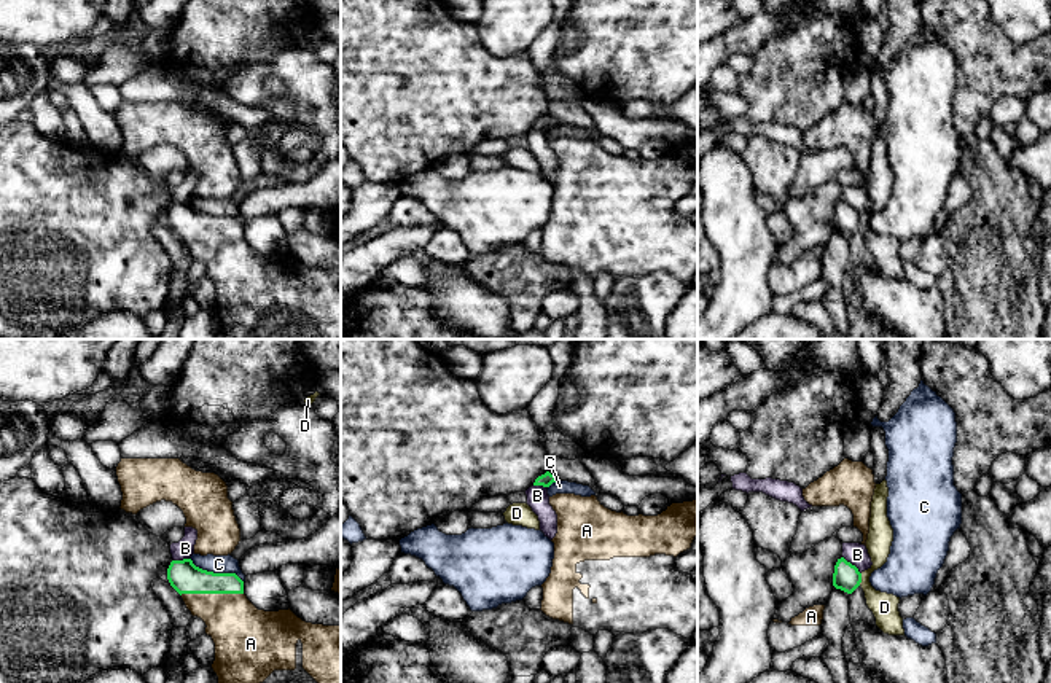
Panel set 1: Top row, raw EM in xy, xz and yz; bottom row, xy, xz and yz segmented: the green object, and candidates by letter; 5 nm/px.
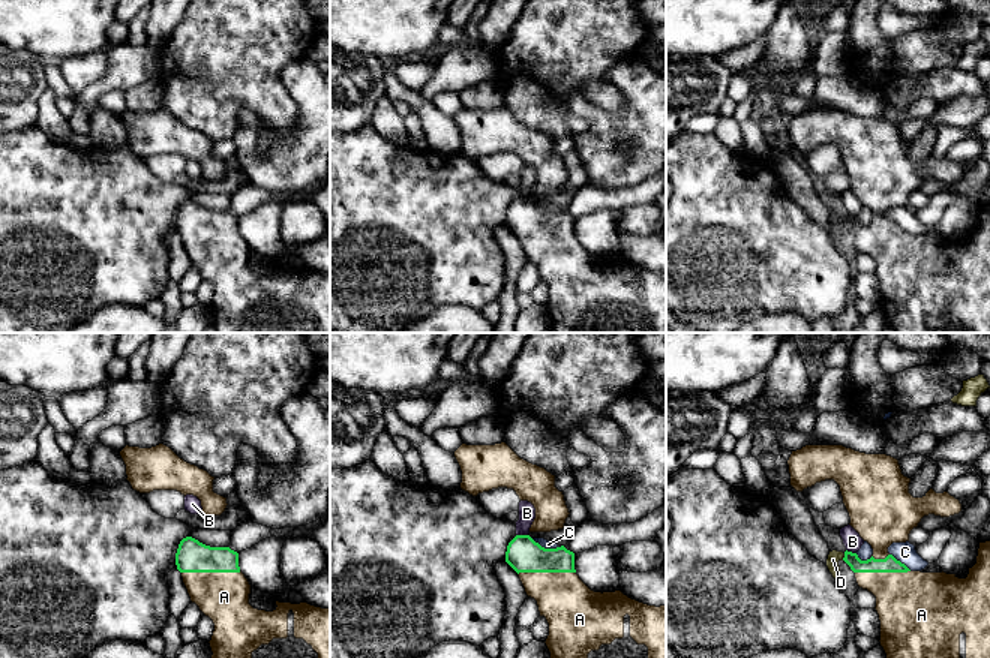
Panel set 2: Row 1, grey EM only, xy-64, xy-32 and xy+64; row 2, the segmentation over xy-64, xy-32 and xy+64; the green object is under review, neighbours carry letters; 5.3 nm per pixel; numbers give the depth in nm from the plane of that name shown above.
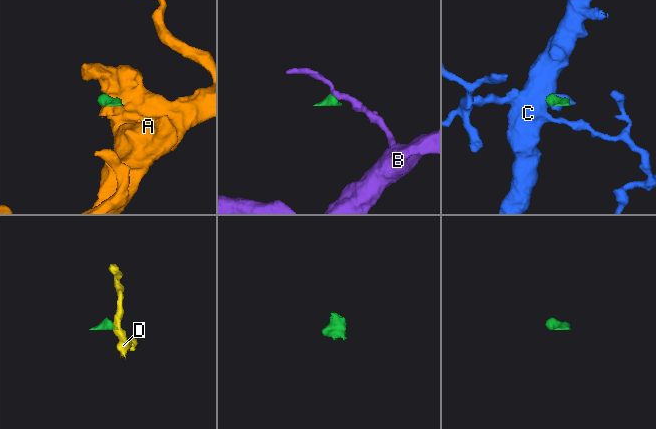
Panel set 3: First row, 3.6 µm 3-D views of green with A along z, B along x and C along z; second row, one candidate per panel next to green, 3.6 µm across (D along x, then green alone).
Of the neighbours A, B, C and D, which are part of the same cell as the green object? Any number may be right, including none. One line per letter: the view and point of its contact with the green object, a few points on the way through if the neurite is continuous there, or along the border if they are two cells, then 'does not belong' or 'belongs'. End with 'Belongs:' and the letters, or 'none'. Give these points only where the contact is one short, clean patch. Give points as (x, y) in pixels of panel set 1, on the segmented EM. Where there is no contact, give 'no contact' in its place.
A: xy (210, 593) | belongs
B: yz (851, 564) | along yz (843, 556), (860, 573) | does not belong
C: xy (217, 573) | along xy (190, 559), (207, 570), (233, 572), (242, 581) | does not belong
D: yz (860, 580) | along yz (862, 573), (859, 585) | does not belong
Belongs: A

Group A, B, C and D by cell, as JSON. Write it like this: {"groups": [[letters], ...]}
{"groups": [["A"], ["B"], ["C"], ["D"]]}

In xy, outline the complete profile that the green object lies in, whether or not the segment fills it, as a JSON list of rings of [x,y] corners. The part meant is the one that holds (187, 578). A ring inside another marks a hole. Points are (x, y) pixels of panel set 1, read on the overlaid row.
[[[191,559],[172,560],[167,568],[170,586],[182,595],[193,616],[205,623],[205,634],[215,643],[213,672],[218,683],[341,683],[341,624],[323,626],[306,623],[290,608],[279,611],[258,610],[244,594],[244,581],[236,573],[202,570]]]

